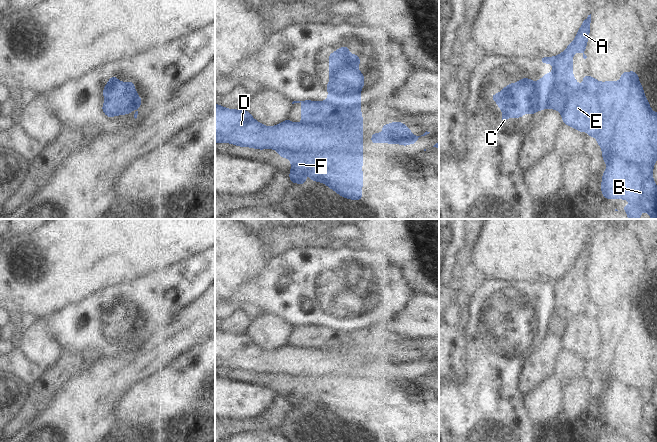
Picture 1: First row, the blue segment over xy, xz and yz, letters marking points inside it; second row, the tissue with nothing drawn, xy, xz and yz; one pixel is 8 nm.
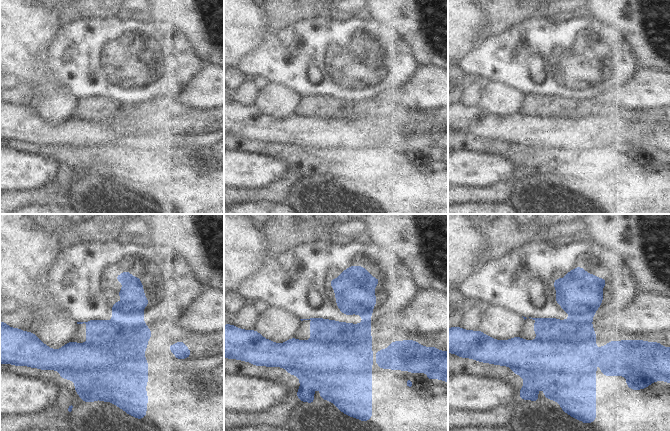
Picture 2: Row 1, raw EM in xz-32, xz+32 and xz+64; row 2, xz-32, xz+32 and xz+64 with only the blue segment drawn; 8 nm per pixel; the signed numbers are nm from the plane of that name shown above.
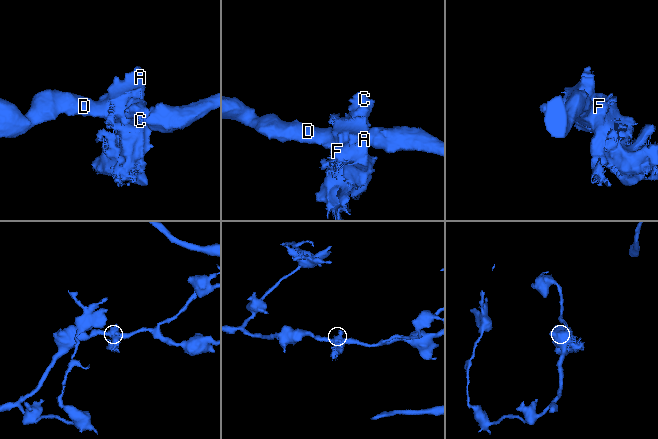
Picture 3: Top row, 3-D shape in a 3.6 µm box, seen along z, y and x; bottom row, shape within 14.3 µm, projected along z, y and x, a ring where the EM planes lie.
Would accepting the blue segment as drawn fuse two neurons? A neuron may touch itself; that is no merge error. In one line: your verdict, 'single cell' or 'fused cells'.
fused cells

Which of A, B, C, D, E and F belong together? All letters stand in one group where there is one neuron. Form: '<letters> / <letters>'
A B D E F / C

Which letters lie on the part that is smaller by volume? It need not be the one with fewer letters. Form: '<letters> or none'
C

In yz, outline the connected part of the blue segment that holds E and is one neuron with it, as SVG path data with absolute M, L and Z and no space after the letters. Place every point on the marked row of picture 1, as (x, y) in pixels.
M591 14L584 19L575 39L559 55L554 57L541 57L540 62L553 64L552 74L544 73L535 84L534 92L540 100L537 111L546 108L558 110L562 116L563 123L576 129L579 132L586 131L589 137L597 139L597 145L602 149L603 161L607 164L602 178L601 193L606 199L623 199L632 202L623 210L629 219L640 219L643 211L646 211L651 219L657 219L657 185L653 180L653 167L657 161L657 113L653 112L648 99L644 95L644 89L639 82L638 74L633 70L621 72L621 80L600 82L588 75L583 76L583 84L579 85L573 76L573 54L580 52L583 58L587 56L584 51L587 46L590 33Z

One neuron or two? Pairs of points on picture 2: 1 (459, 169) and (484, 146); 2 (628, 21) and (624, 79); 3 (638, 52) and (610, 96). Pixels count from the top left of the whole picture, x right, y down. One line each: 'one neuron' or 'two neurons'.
1: two neurons
2: two neurons
3: two neurons

